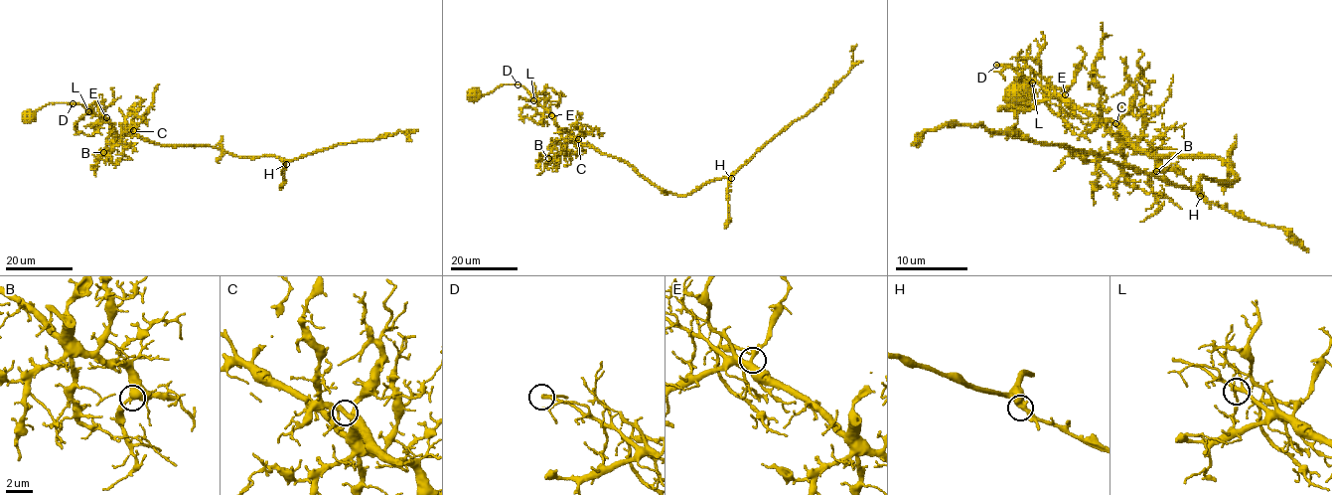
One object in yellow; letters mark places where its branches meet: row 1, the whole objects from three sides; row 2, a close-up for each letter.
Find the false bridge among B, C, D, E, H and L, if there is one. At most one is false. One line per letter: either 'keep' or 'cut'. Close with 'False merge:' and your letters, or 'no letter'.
B: keep
C: keep
D: keep
E: keep
H: keep
L: keep
False merge: no letter

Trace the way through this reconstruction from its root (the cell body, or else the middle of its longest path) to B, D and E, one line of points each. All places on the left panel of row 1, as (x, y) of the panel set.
B: (30, 117), (50, 103), (79, 103), (102, 116), (119, 135), (119, 140), (109, 143), (103, 152)
D: (30, 117), (50, 103), (73, 103)
E: (30, 117), (50, 103), (79, 103), (106, 117)

